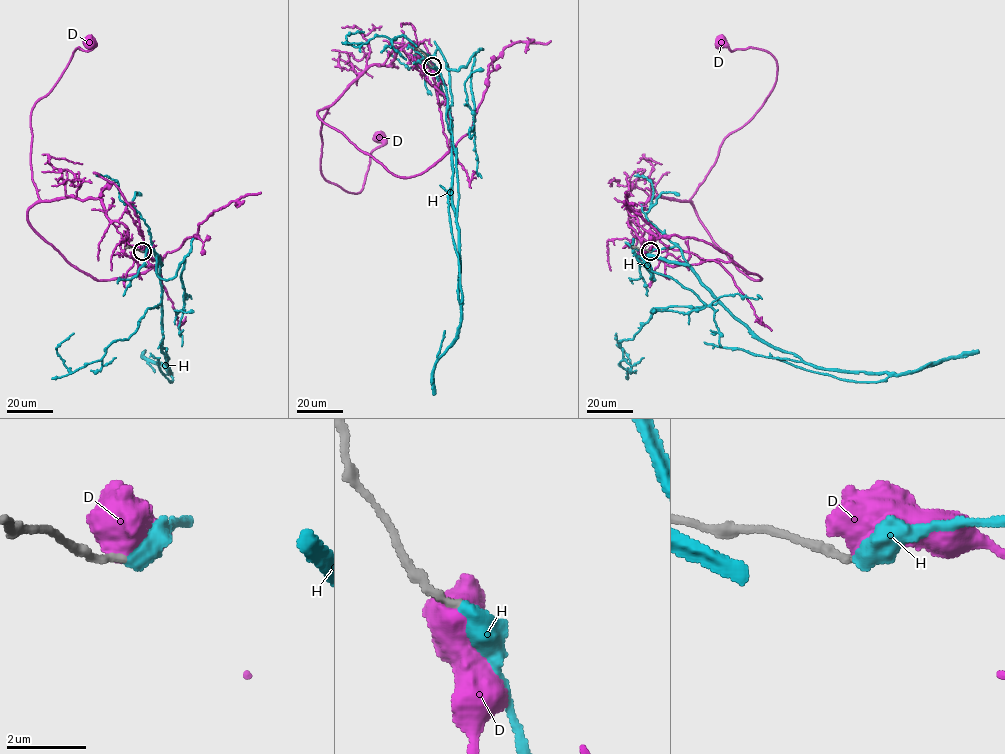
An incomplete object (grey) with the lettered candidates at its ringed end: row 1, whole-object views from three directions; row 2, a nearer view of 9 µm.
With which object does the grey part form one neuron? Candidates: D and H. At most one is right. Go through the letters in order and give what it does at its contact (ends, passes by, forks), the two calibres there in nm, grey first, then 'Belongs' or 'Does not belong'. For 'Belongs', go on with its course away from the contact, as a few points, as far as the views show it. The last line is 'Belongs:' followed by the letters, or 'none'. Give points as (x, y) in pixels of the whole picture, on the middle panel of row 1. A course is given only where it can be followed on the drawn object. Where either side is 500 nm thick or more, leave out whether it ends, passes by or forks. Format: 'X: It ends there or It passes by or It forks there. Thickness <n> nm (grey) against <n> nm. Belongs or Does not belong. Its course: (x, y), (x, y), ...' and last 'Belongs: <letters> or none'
D: Thickness 220 nm (grey) against 700 nm. Does not belong
H: Thickness 200 nm (grey) against 500 nm. Belongs. Its course: (432, 66), (449, 106), (452, 123), (452, 203), (458, 231), (461, 305), (460, 270), (448, 195), (440, 185)
Belongs: H

